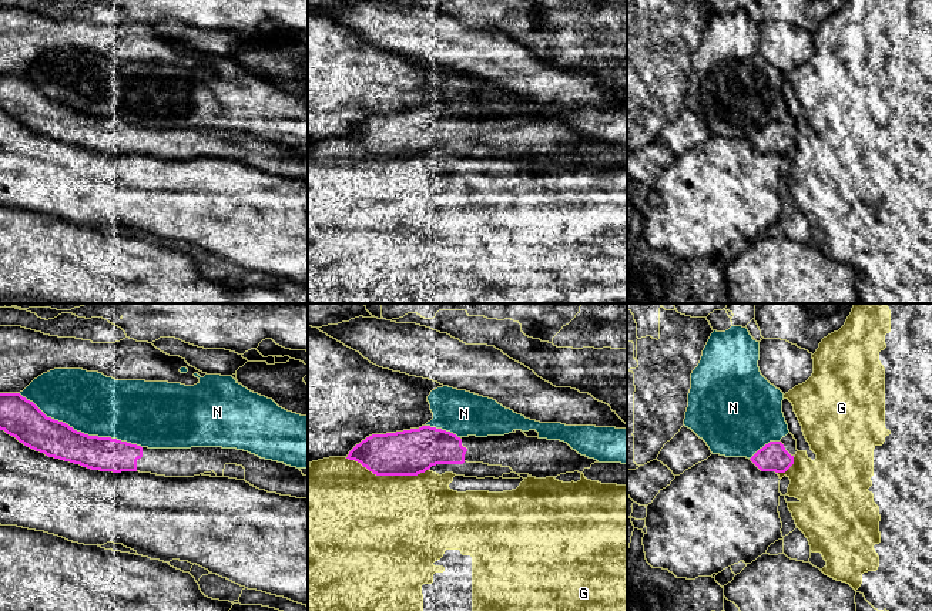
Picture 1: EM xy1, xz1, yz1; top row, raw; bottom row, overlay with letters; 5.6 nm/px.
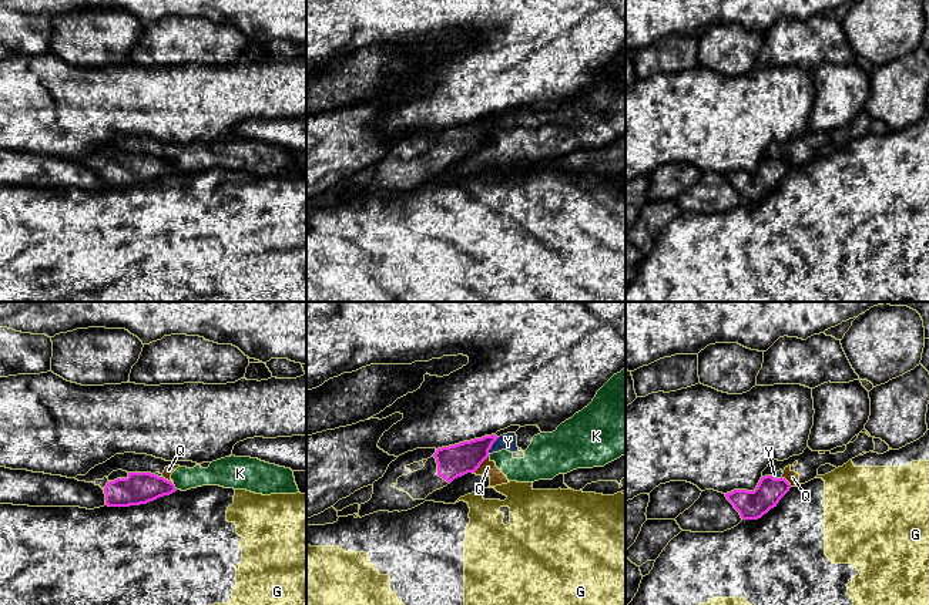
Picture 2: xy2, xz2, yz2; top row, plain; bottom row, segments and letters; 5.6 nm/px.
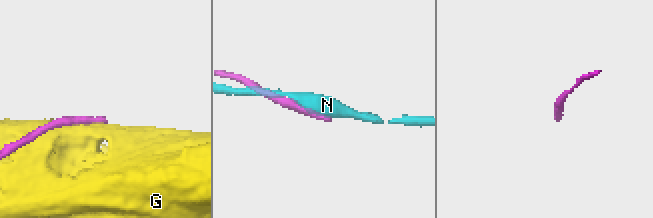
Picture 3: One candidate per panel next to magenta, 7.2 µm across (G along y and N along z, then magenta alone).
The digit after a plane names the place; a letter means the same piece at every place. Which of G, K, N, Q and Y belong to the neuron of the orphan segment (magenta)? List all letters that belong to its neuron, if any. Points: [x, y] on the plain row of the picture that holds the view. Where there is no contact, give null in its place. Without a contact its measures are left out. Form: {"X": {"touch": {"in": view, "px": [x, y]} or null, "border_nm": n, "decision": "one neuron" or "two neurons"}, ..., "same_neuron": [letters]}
{"G": {"touch": {"in": "xz1", "px": [386, 155]}, "border_nm": 480, "decision": "two neurons"}, "K": {"touch": {"in": "xy2", "px": [174, 168]}, "border_nm": 40, "decision": "two neurons"}, "N": {"touch": {"in": "xy1", "px": [80, 113]}, "border_nm": 750, "decision": "two neurons"}, "Q": {"touch": {"in": "xz2", "px": [480, 144]}, "border_nm": 130, "decision": "two neurons"}, "Y": {"touch": {"in": "xz2", "px": [492, 125]}, "border_nm": 120, "decision": "two neurons"}, "same_neuron": []}

